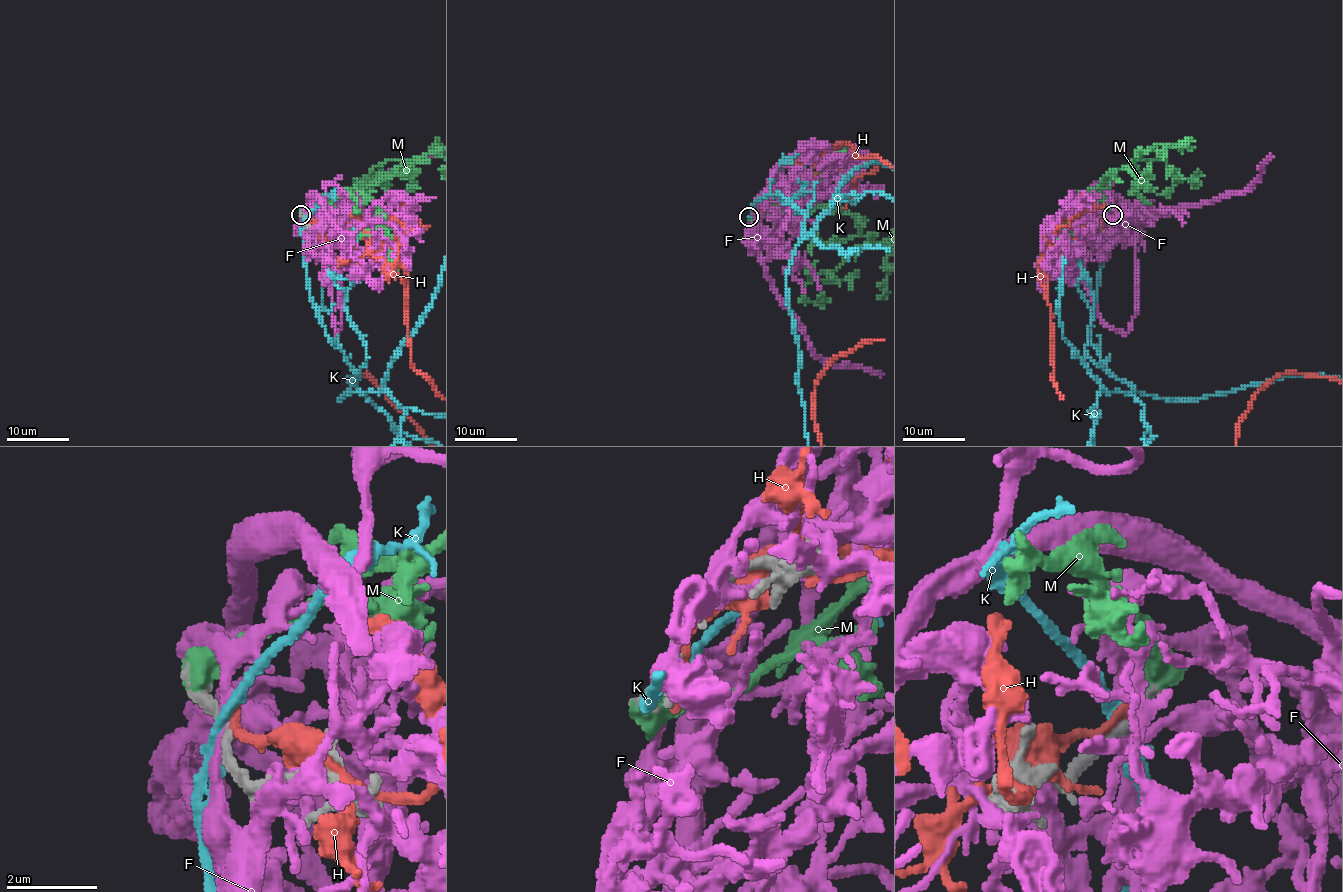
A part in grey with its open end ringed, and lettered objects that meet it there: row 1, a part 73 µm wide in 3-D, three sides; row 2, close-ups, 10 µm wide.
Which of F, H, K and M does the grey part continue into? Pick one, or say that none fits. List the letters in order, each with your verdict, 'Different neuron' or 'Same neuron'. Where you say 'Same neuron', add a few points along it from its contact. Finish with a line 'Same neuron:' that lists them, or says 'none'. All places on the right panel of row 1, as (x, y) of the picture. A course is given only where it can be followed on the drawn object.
F: Different neuron
H: Different neuron
K: Different neuron
M: Same neuron
Same neuron: M

